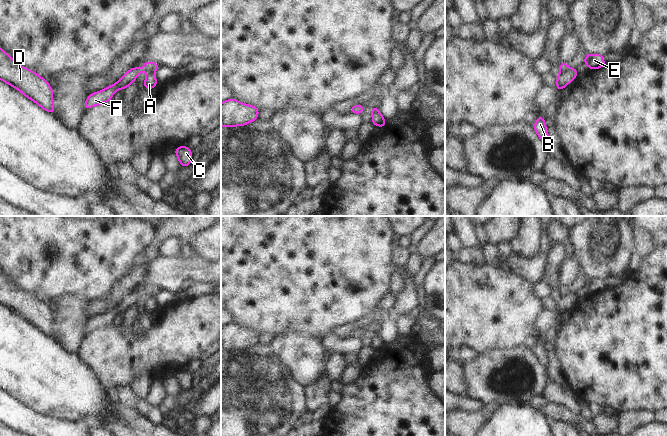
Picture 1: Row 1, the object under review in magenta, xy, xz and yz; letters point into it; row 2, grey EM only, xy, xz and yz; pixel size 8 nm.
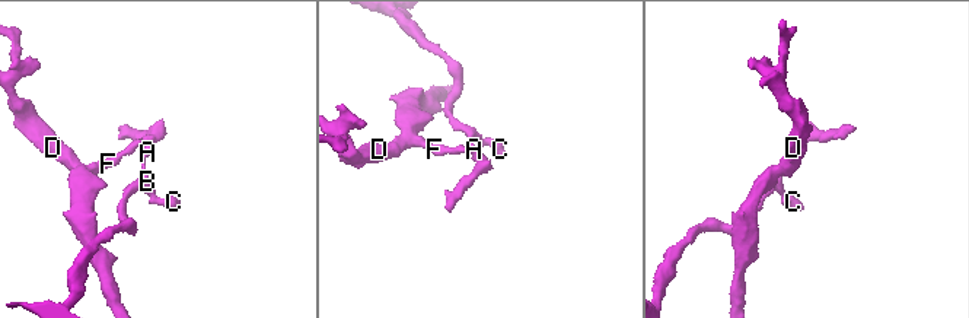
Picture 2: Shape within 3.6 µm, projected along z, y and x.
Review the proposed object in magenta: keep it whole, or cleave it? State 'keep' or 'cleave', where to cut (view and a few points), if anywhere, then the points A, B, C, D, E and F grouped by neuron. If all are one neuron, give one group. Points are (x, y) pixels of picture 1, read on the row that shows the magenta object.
cleave; cut in yz along (568, 67), (560, 72); A B C / D E F

